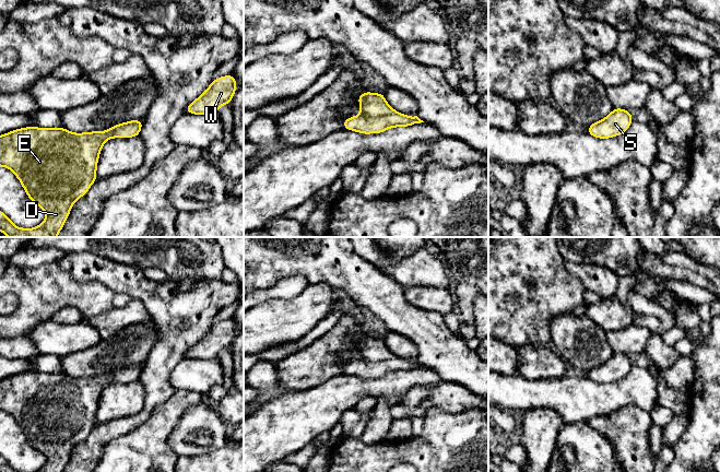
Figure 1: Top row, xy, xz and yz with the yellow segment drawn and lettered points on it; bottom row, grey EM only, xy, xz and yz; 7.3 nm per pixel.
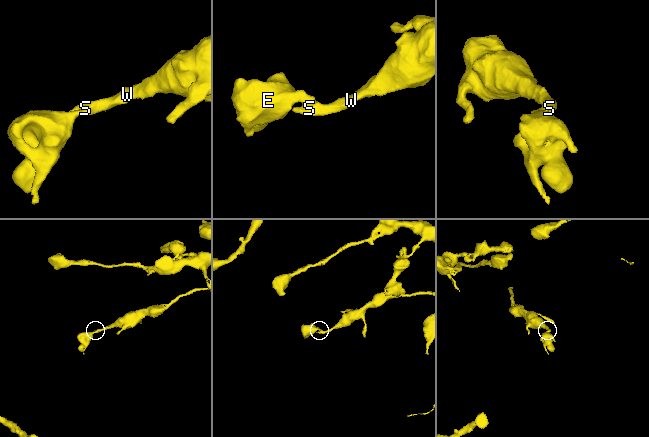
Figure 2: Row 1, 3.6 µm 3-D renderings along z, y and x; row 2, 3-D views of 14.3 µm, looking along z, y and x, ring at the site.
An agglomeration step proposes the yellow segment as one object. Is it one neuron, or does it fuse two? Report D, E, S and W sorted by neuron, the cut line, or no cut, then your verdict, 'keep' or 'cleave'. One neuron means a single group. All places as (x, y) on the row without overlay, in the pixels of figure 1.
D E S W | no cut | keep

